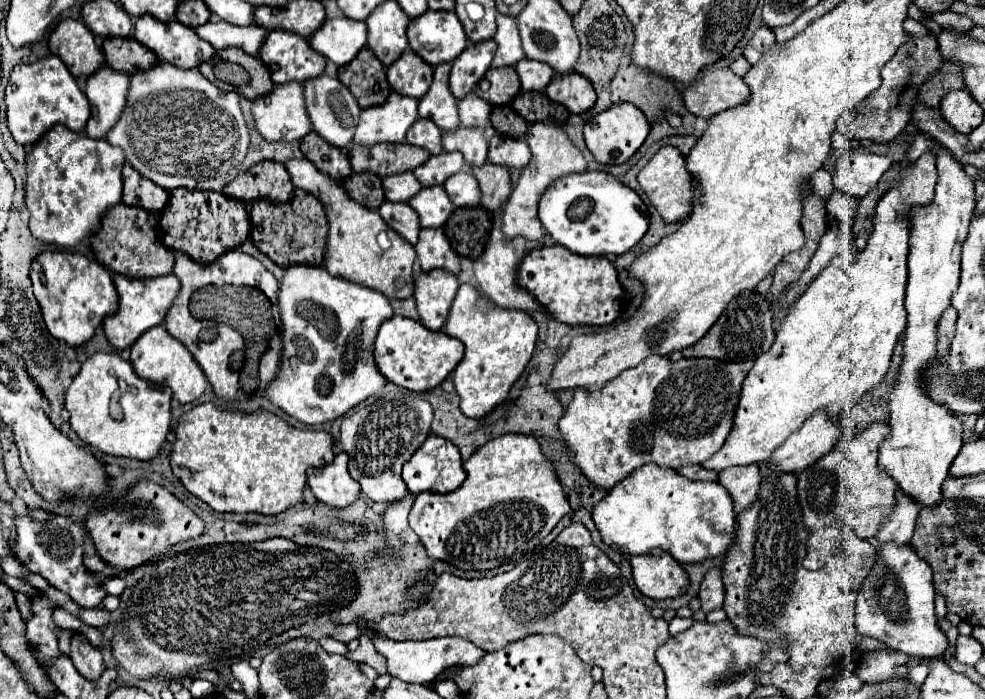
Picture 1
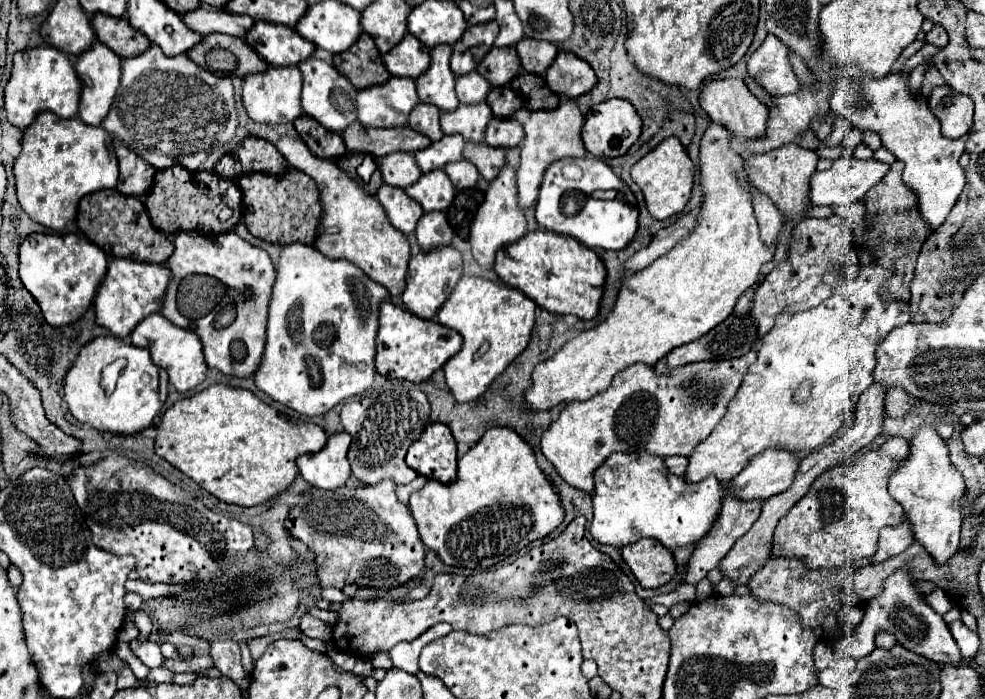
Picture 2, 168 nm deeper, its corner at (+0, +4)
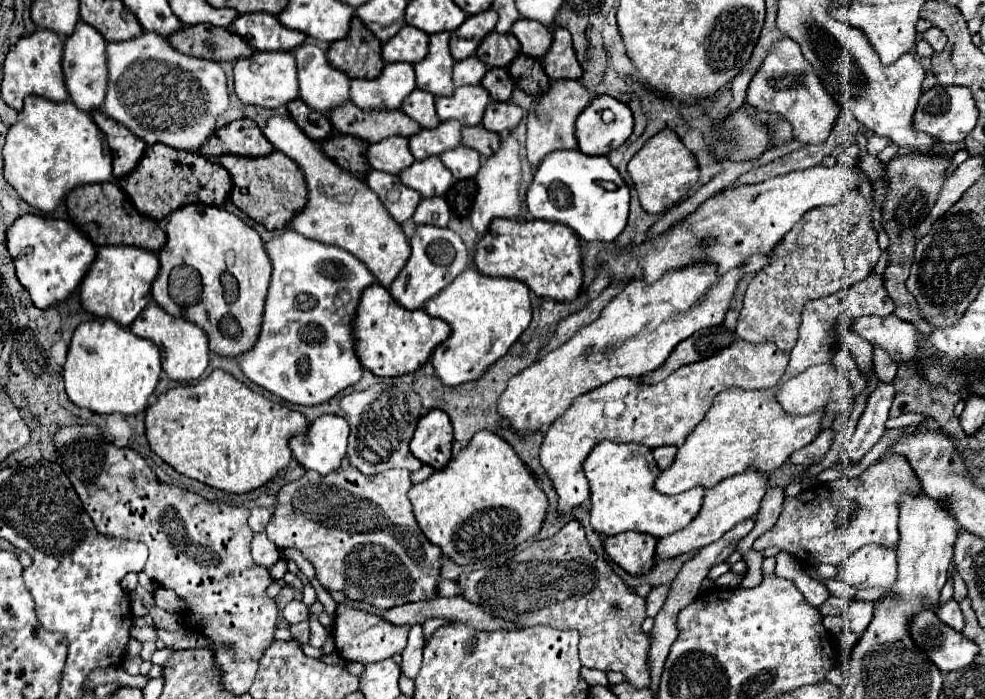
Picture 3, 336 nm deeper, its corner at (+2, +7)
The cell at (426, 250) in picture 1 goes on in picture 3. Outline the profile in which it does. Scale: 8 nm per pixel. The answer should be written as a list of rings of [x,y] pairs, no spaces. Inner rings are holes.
[[[443,196],[423,198],[413,214],[415,224],[435,224],[435,226],[447,226],[449,222],[449,206]]]

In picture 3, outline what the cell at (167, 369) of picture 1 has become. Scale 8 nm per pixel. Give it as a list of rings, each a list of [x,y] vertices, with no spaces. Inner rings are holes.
[[[149,304],[141,312],[141,316],[137,316],[137,320],[133,320],[131,330],[135,332],[135,336],[153,340],[159,346],[161,366],[171,380],[191,382],[191,380],[199,380],[201,374],[205,372],[205,368],[209,364],[209,340],[207,340],[207,334],[197,324],[193,324],[185,318],[171,316],[157,304]]]

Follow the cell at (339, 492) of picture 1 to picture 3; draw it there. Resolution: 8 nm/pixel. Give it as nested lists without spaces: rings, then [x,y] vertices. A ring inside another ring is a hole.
[[[323,414],[309,424],[305,434],[293,436],[289,448],[303,468],[327,476],[341,466],[347,452],[347,436],[349,424],[345,418]]]

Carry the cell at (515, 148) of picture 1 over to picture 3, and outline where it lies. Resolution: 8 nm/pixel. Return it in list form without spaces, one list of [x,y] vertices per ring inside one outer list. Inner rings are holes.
[[[491,100],[489,106],[485,108],[485,116],[483,116],[483,126],[491,132],[507,132],[513,130],[519,120],[523,116],[523,110],[513,104],[513,102],[495,102]]]

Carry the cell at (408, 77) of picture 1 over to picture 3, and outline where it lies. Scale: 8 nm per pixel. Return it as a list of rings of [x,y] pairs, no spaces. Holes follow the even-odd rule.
[[[403,26],[393,38],[389,38],[383,44],[381,56],[385,62],[419,62],[427,56],[427,40],[429,34],[413,28],[413,26]]]

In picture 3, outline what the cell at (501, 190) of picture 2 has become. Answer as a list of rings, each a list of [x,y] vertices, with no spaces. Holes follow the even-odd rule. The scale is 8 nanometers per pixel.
[[[511,132],[503,134],[501,146],[495,154],[491,154],[483,166],[479,168],[477,176],[477,196],[473,200],[470,219],[473,220],[473,228],[479,236],[485,234],[489,222],[493,218],[519,218],[519,182],[521,182],[521,160],[519,160],[519,142],[511,136]]]

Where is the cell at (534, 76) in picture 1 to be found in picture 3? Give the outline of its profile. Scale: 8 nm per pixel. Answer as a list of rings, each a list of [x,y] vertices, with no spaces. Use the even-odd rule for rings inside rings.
[[[519,18],[513,26],[511,26],[511,32],[517,36],[517,40],[521,42],[521,50],[527,54],[527,56],[537,56],[541,58],[551,40],[553,40],[553,34],[549,32],[547,26],[543,26],[541,22],[533,22],[533,20],[525,20],[525,18]]]

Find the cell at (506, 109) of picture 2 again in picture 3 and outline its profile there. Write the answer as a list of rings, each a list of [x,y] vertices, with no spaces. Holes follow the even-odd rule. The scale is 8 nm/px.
[[[489,68],[489,72],[483,76],[481,86],[489,92],[489,96],[497,102],[505,102],[511,98],[513,92],[513,78],[509,76],[507,68]]]

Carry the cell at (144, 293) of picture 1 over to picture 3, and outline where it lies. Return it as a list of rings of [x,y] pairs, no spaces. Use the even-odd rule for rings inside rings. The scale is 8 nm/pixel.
[[[99,246],[97,258],[79,286],[81,306],[101,318],[113,318],[121,326],[129,326],[139,312],[151,302],[151,284],[157,278],[159,260],[155,252],[137,246]]]

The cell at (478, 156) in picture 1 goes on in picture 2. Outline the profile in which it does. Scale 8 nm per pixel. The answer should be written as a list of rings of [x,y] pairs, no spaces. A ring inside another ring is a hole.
[[[479,103],[477,107],[459,105],[455,111],[441,113],[441,131],[445,135],[459,133],[465,141],[481,143],[485,139],[485,127],[491,117],[493,115],[487,103]]]

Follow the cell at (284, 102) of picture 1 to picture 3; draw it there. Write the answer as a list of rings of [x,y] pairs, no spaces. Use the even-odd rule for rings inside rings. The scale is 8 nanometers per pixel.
[[[255,50],[249,58],[235,60],[233,78],[235,78],[235,92],[245,104],[277,108],[299,96],[295,56],[291,52],[257,52]]]

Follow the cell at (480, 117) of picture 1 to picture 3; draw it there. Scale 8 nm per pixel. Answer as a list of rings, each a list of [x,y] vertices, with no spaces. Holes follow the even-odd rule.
[[[469,56],[461,62],[455,62],[455,66],[453,66],[453,84],[455,86],[477,84],[485,76],[485,72],[487,72],[487,66],[477,56]]]

